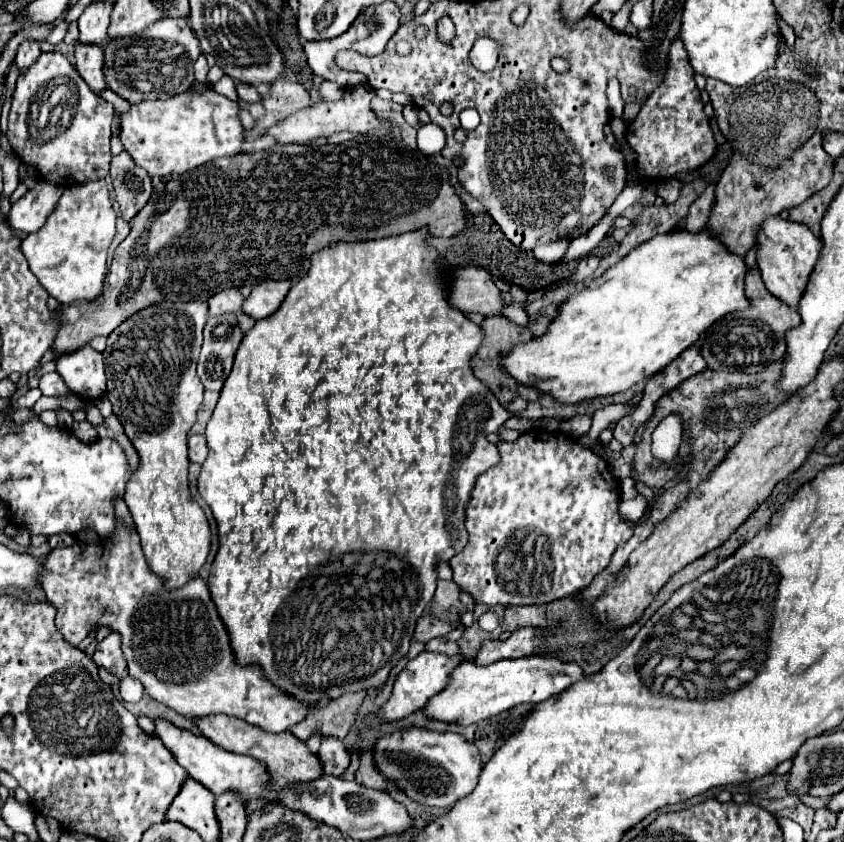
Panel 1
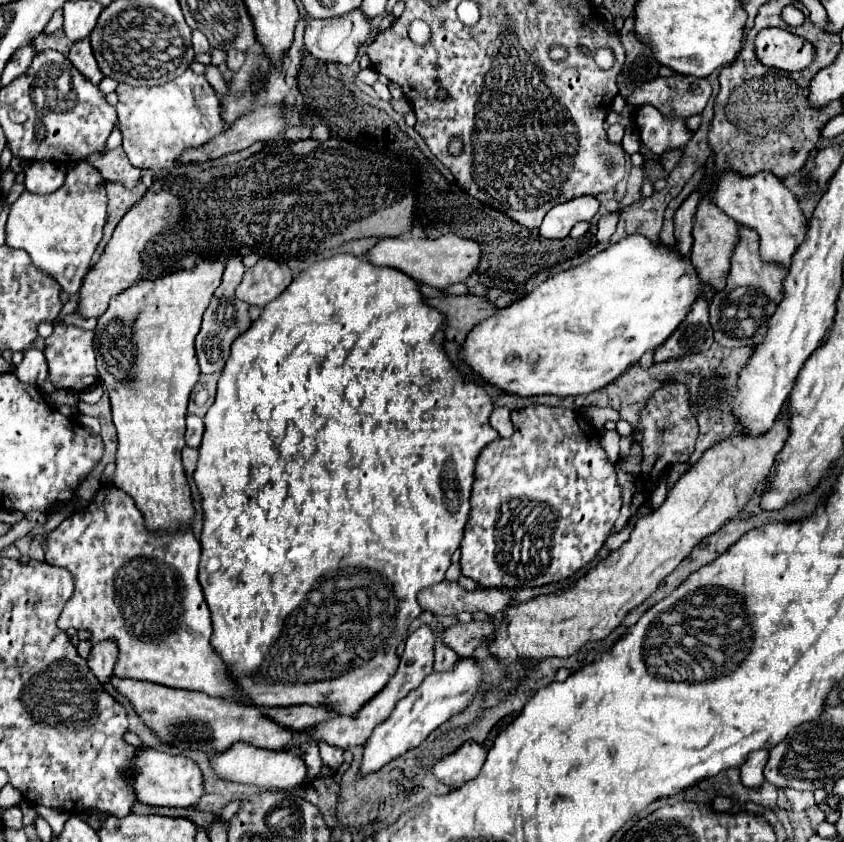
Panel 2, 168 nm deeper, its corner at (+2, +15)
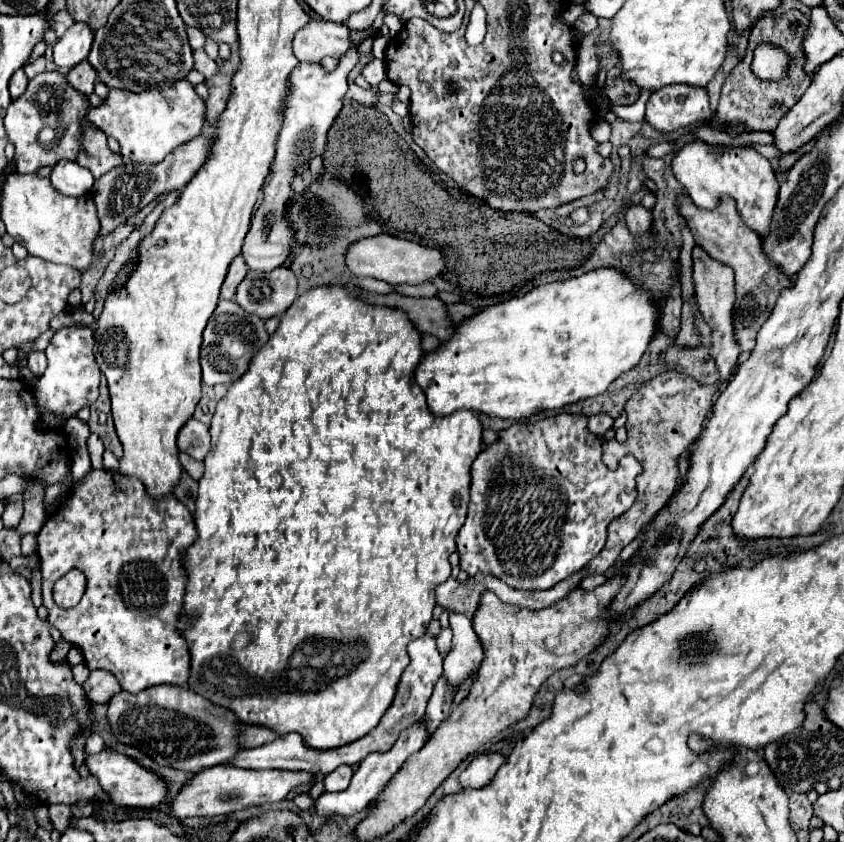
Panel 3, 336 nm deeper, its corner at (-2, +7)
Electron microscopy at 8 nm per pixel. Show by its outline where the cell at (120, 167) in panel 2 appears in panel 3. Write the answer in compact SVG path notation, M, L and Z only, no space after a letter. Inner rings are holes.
M83 124L81 136L81 152L77 154L77 162L91 170L93 178L99 178L111 168L123 164L123 158L107 148L107 136L93 124Z

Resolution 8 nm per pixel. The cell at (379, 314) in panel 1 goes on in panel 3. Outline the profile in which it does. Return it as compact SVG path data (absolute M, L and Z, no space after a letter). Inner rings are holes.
M317 286L311 288L309 292L301 294L291 308L285 312L285 316L281 318L281 324L277 328L277 332L269 338L269 342L261 348L261 352L257 352L257 356L253 358L249 372L245 372L245 376L241 376L241 380L235 380L233 386L229 388L229 392L219 400L217 410L213 414L211 420L211 450L205 458L205 474L199 480L199 496L195 502L195 528L197 528L197 540L183 552L183 566L185 566L185 574L187 574L187 586L185 586L185 598L183 598L183 610L179 616L179 622L183 624L183 632L181 636L187 640L189 652L191 652L191 670L189 670L189 680L187 686L191 692L197 692L201 696L205 696L211 704L221 706L225 710L231 710L237 718L239 724L243 726L265 726L273 732L277 732L279 736L285 736L289 732L297 732L301 734L305 746L313 748L313 750L331 750L331 748L339 748L345 746L349 742L355 742L359 738L363 738L365 734L369 734L373 728L377 728L381 716L385 714L385 710L391 706L393 698L395 698L395 690L397 684L401 680L403 670L409 664L409 654L407 654L407 644L421 638L433 618L433 608L435 608L435 586L441 584L443 580L447 580L451 576L451 564L449 564L449 554L457 550L455 546L455 536L459 532L459 528L465 522L467 516L467 504L469 504L469 484L471 484L471 464L477 458L477 454L483 450L483 442L481 442L481 424L477 420L475 412L469 410L457 410L449 416L433 416L431 410L425 404L425 394L419 388L419 384L415 382L413 370L421 360L421 334L413 328L413 324L409 320L405 320L405 312L395 312L395 308L375 308L375 306L367 306L361 300L353 298L351 292L347 288L337 288L337 286ZM245 632L247 634L247 644L239 650L231 648L231 642L237 634Z

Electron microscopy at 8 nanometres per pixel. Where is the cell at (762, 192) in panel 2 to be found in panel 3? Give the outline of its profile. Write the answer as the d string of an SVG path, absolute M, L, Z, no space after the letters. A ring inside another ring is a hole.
M691 140L673 154L671 170L685 186L693 204L699 208L713 208L721 194L729 194L739 210L743 222L763 234L771 224L771 214L777 204L779 180L767 158L751 146L711 146L703 140Z

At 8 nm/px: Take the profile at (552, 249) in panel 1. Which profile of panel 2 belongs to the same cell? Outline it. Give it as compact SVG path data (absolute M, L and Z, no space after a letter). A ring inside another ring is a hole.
M579 196L565 204L557 204L543 218L543 224L539 226L539 234L543 238L565 238L569 236L571 228L577 222L581 220L591 222L591 218L597 214L599 208L601 202L595 196Z

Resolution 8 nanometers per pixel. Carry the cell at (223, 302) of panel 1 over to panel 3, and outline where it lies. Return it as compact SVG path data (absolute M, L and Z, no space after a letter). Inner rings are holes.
M237 256L231 264L229 264L229 270L227 270L227 276L225 276L225 282L223 282L223 288L221 288L221 298L223 300L233 300L235 298L235 290L239 286L239 282L245 278L245 274L249 272L243 256Z

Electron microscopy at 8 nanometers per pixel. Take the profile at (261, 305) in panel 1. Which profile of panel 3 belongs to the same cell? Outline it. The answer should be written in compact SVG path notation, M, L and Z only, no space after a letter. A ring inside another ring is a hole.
M279 266L269 272L247 272L237 288L235 300L243 310L267 320L285 312L293 304L295 296L295 274L289 268Z

